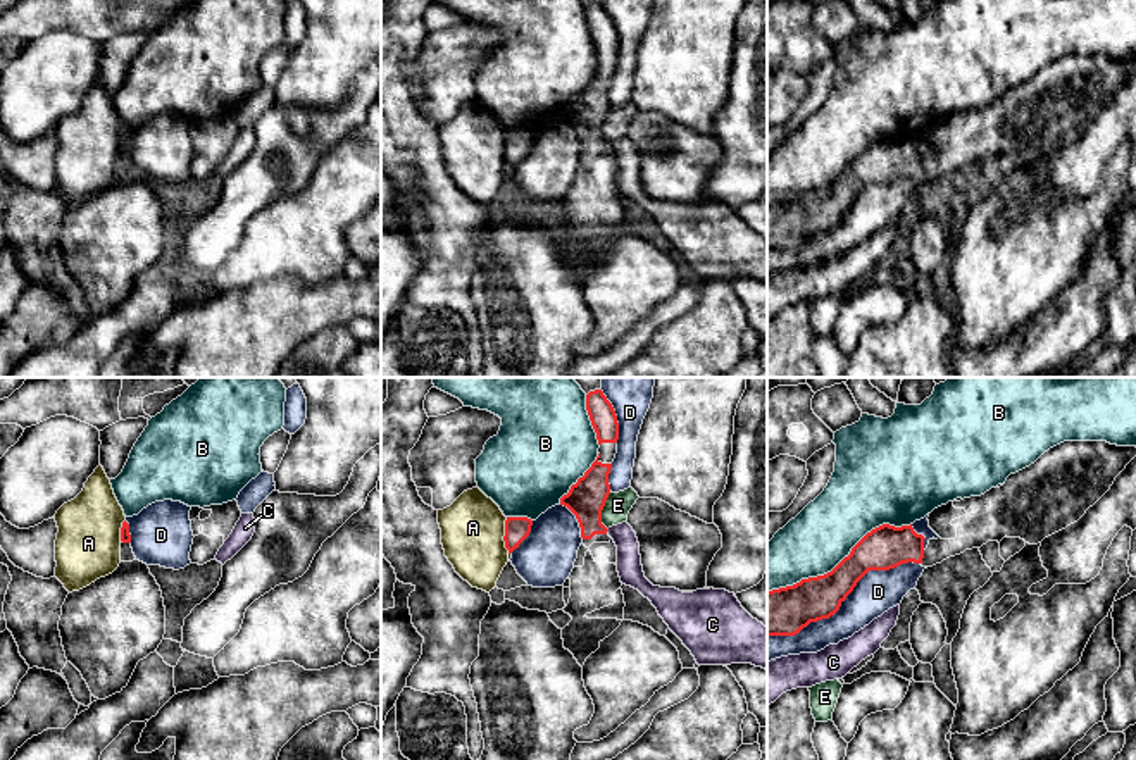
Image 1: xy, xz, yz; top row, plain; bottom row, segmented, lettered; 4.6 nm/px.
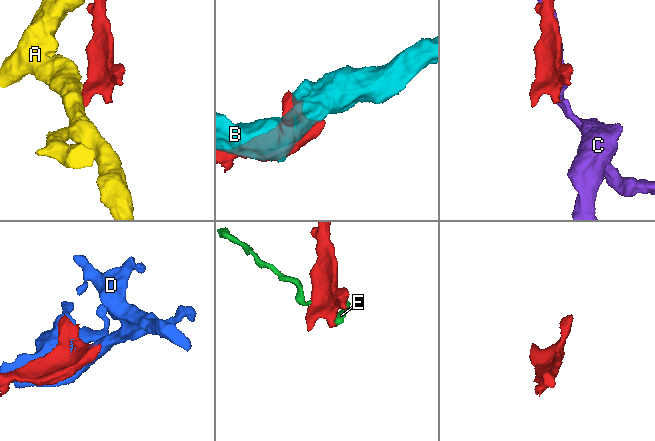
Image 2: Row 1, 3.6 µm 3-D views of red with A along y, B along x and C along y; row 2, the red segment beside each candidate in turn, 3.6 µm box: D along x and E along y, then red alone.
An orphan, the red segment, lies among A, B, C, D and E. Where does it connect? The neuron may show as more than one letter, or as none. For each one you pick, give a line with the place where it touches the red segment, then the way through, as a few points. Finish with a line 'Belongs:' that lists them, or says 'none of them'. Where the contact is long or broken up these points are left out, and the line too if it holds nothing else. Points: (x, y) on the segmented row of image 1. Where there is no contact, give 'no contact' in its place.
Belongs: none of them

